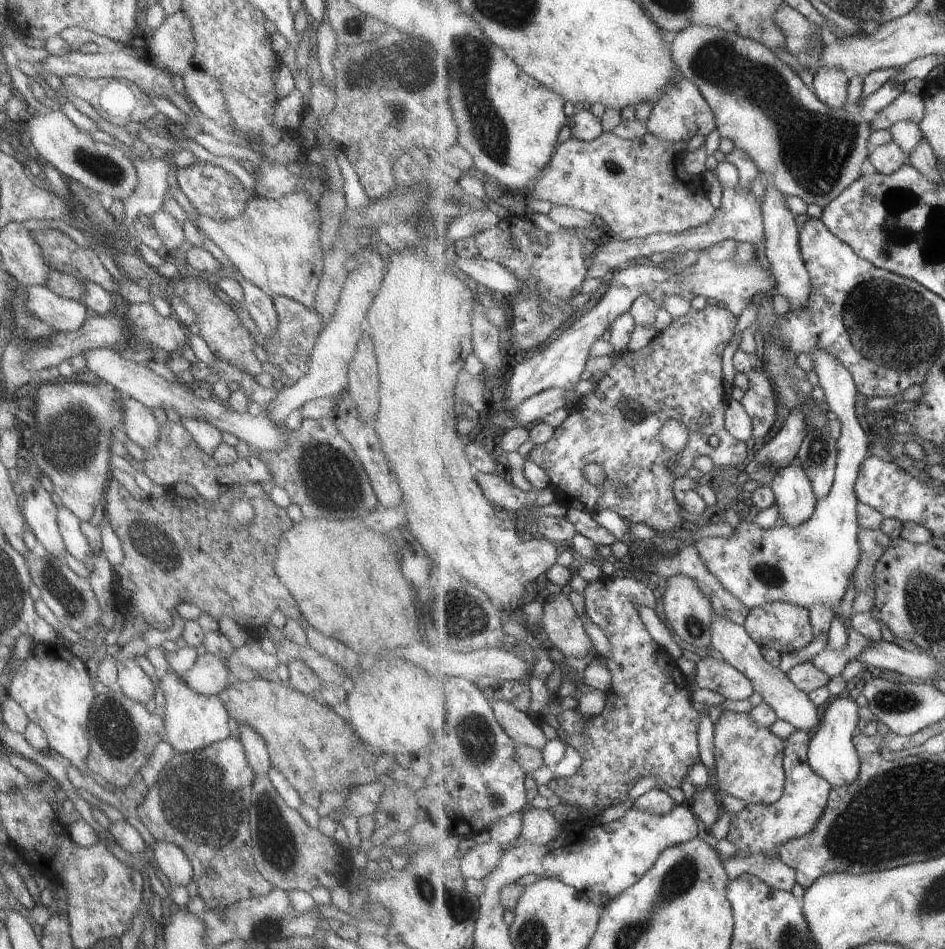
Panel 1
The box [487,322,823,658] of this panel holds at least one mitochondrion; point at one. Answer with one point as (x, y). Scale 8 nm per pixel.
(768, 576)

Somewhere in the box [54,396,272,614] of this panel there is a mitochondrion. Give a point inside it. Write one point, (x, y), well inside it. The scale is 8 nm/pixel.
(154, 545)

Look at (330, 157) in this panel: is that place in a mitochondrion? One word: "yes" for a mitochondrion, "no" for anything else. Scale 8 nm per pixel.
no

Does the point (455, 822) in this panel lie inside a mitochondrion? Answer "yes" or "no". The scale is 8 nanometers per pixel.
no

